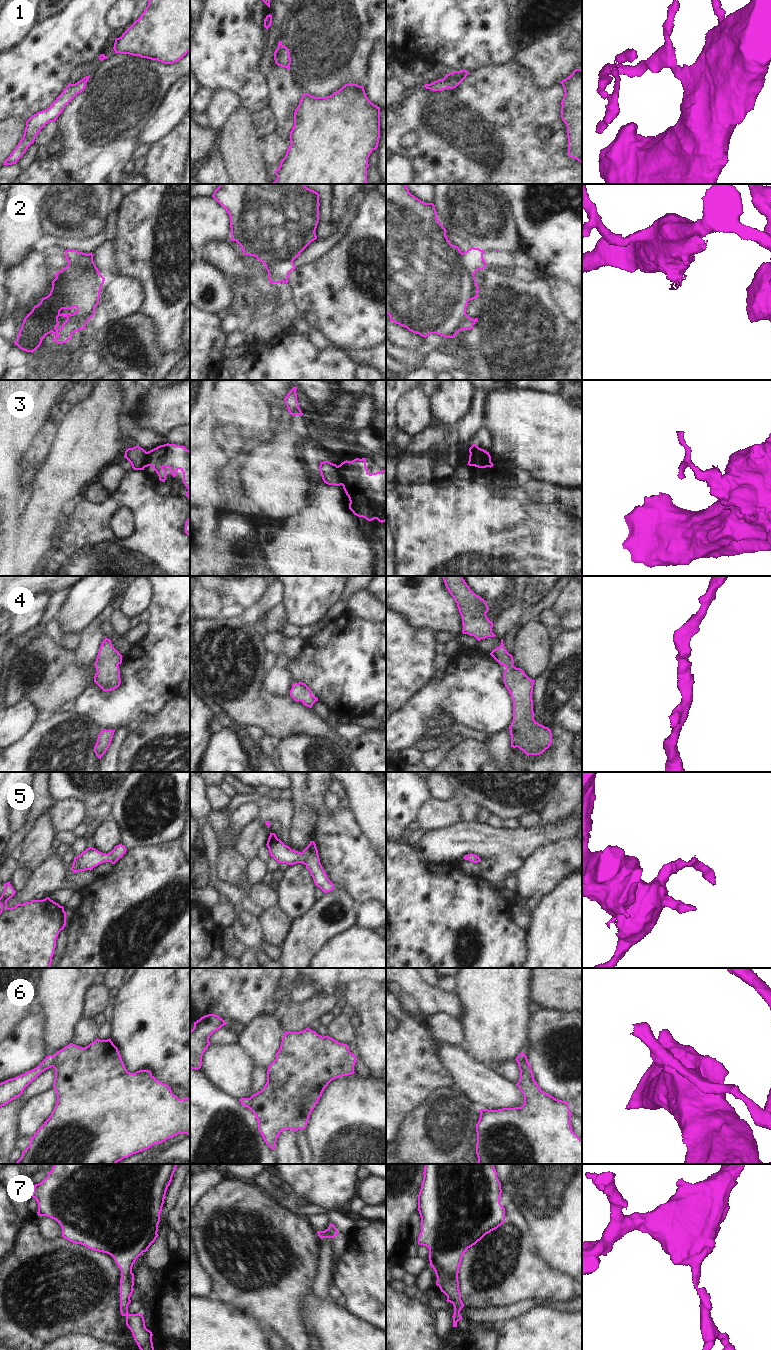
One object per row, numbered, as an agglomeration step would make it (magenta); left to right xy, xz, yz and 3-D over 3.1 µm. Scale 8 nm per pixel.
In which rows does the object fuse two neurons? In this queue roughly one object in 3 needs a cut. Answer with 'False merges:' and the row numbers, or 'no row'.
False merges: 3, 6

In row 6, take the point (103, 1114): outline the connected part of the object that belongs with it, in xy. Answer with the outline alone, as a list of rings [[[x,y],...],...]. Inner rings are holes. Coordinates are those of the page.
[[[97,1038],[84,1048],[70,1043],[55,1053],[53,1068],[55,1070],[53,1088],[57,1094],[56,1105],[49,1118],[30,1138],[30,1145],[22,1152],[20,1159],[15,1164],[116,1164],[124,1158],[147,1150],[155,1144],[161,1144],[178,1134],[190,1135],[190,1099],[188,1097],[179,1099],[167,1084],[158,1081],[149,1070],[128,1072],[118,1048],[110,1038],[107,1040]]]

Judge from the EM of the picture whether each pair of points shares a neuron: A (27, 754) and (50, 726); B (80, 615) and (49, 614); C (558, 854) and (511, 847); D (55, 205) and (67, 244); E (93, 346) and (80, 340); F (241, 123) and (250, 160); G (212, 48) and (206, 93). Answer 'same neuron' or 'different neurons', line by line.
A: same neuron
B: different neurons
C: different neurons
D: same neuron
E: different neurons
F: same neuron
G: different neurons

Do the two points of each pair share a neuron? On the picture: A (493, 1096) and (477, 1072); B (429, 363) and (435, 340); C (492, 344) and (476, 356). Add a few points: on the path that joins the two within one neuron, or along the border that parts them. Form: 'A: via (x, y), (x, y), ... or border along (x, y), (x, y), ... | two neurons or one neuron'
A: via (488, 1090), (477, 1078) | one neuron
B: border along (455, 354), (431, 350), (421, 356) | two neurons
C: border along (473, 329), (482, 335), (482, 355), (484, 357) | two neurons

